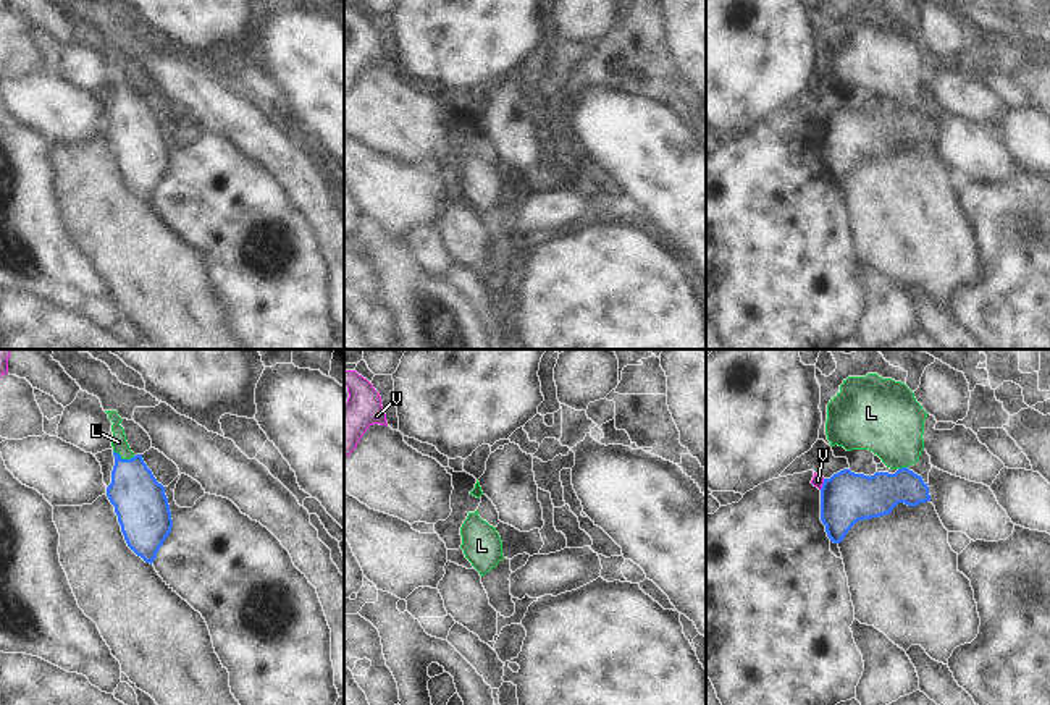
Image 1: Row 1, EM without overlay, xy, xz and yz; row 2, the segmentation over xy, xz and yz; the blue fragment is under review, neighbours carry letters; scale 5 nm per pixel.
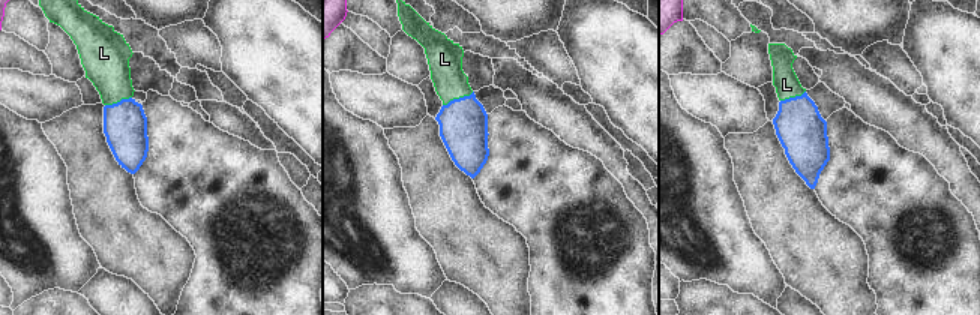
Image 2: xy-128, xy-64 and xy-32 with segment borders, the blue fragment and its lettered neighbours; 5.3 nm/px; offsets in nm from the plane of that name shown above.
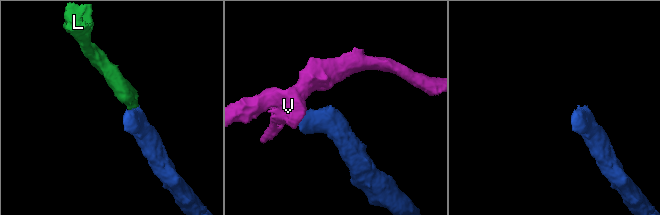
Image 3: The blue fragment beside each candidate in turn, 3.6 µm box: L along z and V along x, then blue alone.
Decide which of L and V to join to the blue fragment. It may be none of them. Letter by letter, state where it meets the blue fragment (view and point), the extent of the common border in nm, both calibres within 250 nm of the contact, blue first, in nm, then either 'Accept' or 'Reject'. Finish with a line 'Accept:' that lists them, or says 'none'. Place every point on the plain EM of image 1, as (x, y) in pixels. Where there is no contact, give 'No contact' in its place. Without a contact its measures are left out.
L: Touches blue at xy (125, 97). Shared border 120 nm. Thickness 260 nm (blue) against 80 nm. Accept
V: Touches blue at yz (823, 122). Shared border 60 nm. Thickness 260 nm (blue) against 60 nm. Reject
Accept: L.

